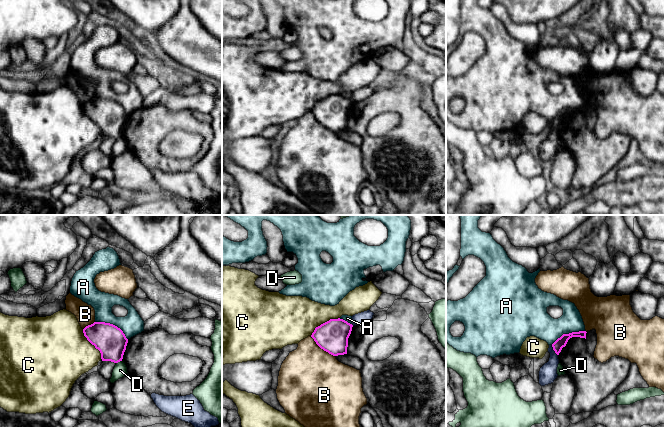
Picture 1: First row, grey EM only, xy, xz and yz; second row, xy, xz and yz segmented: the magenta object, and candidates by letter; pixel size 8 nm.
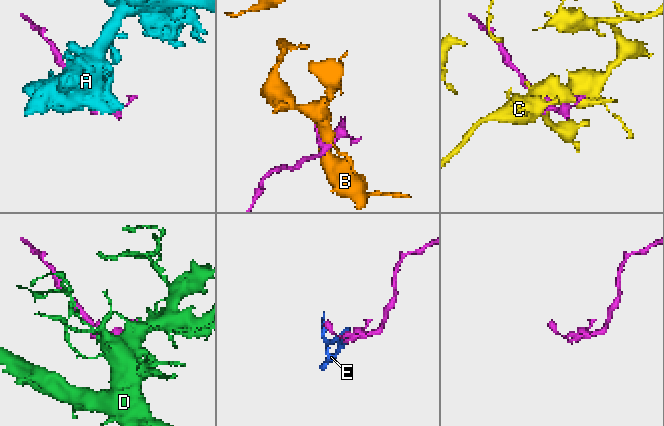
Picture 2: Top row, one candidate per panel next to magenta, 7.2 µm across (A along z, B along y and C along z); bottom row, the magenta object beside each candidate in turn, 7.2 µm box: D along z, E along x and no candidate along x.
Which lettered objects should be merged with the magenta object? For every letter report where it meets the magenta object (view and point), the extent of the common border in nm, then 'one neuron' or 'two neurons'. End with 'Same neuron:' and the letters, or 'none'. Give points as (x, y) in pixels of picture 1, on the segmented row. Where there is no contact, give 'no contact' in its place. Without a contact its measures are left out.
A: xy (112, 324) | 300 nm | two neurons
B: xz (322, 348) | 260 nm | two neurons
C: xy (92, 344) | 300 nm | two neurons
D: xy (118, 361) | 50 nm | two neurons
E: yz (553, 349) | 100 nm | two neurons
Same neuron: none

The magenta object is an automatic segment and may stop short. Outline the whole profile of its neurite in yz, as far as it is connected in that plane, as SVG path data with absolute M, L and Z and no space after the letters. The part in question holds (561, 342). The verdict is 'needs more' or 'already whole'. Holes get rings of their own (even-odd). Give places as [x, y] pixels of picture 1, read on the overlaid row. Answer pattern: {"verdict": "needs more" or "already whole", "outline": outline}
{"verdict": "already whole", "outline": "M586 331L572 332L569 334L563 334L560 338L558 338L553 344L553 350L557 355L561 352L562 348L566 346L568 340L572 337L580 337L586 339Z"}

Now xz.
{"verdict": "already whole", "outline": "M330 319L316 327L311 337L316 344L333 356L347 354L348 338L353 325L343 319Z"}

